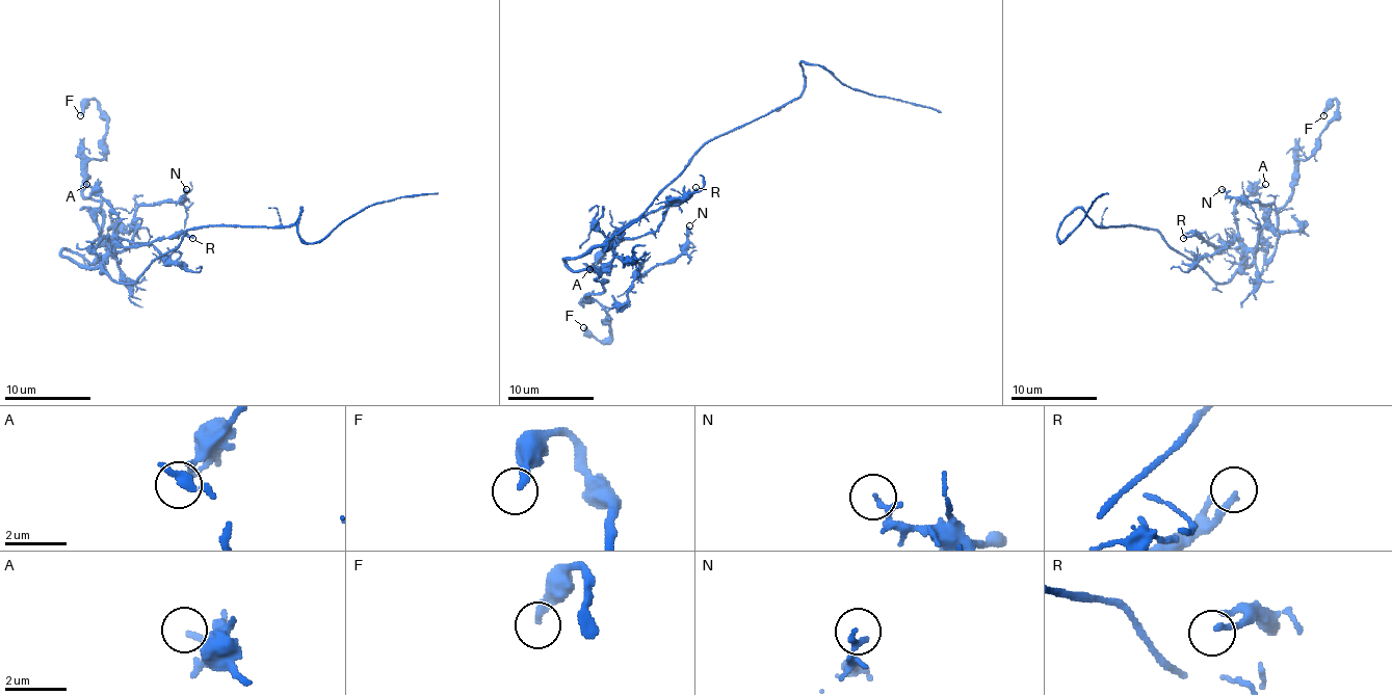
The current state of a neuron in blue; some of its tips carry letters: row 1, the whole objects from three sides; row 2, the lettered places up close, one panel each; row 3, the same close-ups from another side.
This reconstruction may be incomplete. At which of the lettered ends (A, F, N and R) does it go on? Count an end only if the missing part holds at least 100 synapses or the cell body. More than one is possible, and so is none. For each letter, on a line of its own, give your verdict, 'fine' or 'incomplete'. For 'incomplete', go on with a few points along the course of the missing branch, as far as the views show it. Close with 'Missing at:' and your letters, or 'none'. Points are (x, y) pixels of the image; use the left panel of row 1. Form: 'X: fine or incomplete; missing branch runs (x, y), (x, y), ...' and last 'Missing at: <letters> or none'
A: fine
F: fine
N: fine
R: fine
Missing at: none

